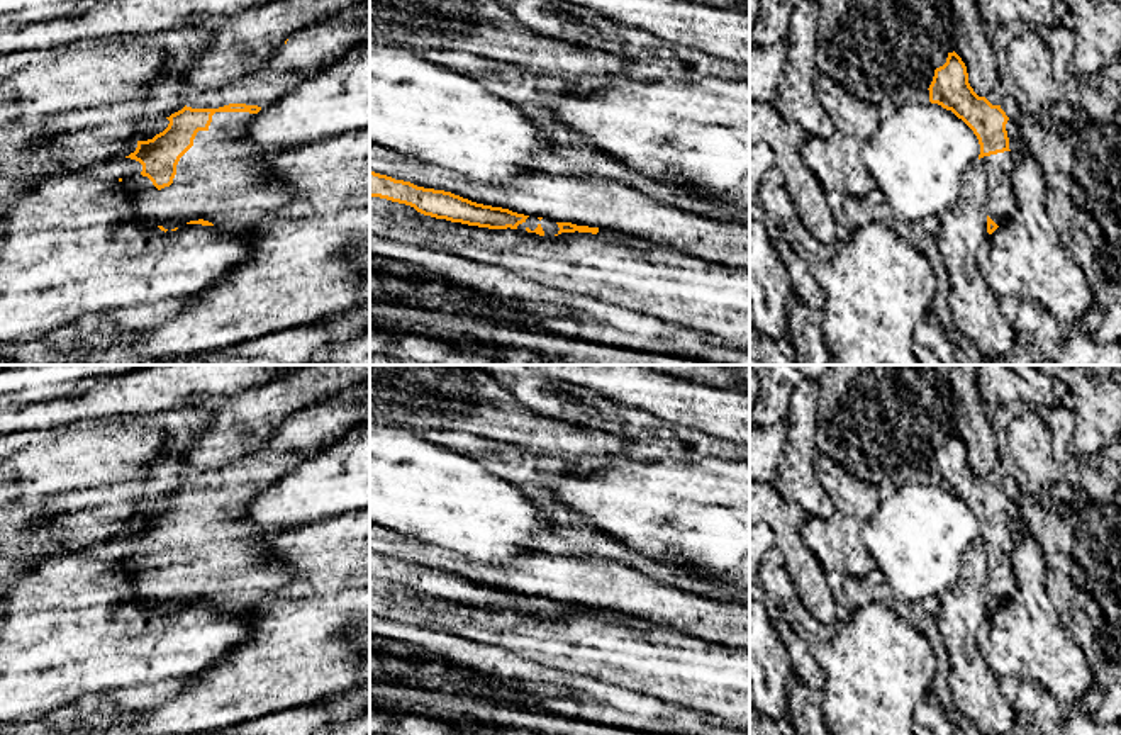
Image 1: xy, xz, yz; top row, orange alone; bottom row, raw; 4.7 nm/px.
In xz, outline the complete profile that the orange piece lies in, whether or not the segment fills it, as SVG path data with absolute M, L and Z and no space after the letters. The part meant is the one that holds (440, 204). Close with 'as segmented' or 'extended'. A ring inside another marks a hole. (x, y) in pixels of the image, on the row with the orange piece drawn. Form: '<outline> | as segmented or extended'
M370 171L370 197L405 204L436 219L488 229L517 229L517 226L524 222L527 233L548 238L575 231L600 234L602 238L612 238L616 234L616 231L577 226L572 222L555 222L551 219L529 217L502 207L477 204L451 192L417 187L410 182L395 180L375 171Z | extended

